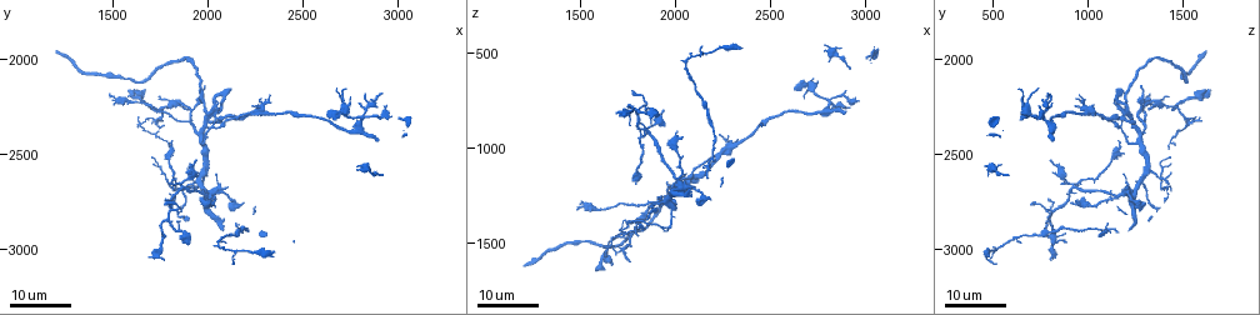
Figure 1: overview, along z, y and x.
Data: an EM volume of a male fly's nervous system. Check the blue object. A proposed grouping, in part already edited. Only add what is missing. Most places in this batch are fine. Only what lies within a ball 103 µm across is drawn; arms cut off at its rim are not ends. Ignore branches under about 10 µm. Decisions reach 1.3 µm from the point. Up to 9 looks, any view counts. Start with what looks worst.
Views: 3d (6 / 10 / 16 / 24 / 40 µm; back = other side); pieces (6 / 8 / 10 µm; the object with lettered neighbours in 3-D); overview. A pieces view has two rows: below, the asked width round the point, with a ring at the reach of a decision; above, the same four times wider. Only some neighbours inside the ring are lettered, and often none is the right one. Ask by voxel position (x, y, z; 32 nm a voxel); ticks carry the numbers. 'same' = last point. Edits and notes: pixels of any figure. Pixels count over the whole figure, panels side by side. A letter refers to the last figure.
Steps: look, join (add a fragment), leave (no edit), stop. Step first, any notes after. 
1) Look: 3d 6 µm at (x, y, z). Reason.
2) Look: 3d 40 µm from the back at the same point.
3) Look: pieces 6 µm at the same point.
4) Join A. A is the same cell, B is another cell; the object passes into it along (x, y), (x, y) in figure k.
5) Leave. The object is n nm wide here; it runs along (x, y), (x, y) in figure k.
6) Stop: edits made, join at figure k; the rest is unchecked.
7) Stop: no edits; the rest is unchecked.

Look: 3d 16 µm at (1710, 3030, 820). Branch stops here.

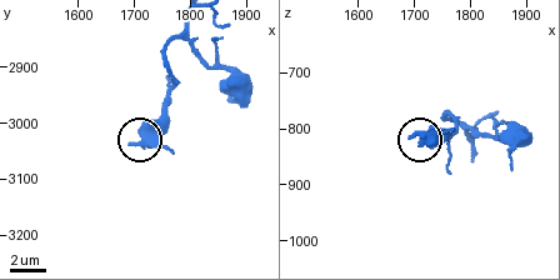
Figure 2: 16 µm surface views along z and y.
Look: pieces 10 µm at (1700, 3040, 810).

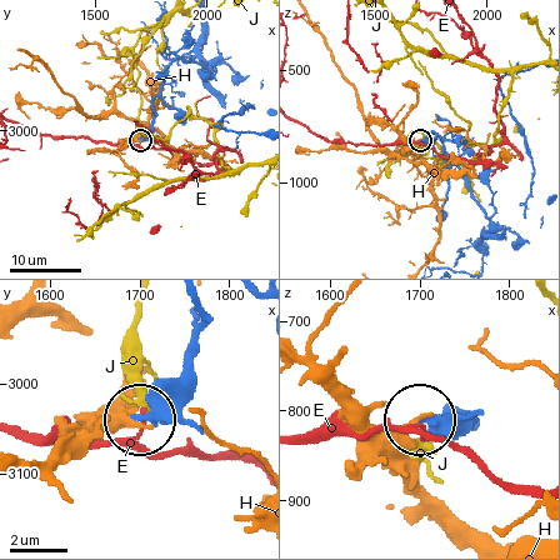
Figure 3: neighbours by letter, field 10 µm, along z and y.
Leave. E, H and J are other cells; it runs along (196, 303), (204, 318), (188, 375), (141, 415) in figure 3; no lettered fragment goes on from it.

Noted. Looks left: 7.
Look: 3d 16 µm at (2340, 3020, 480). End of a long branch.

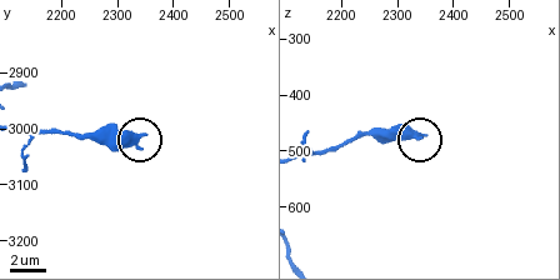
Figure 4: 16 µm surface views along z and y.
Look: pieces 6 µm at (2345, 3030, 475). See the neighbours.

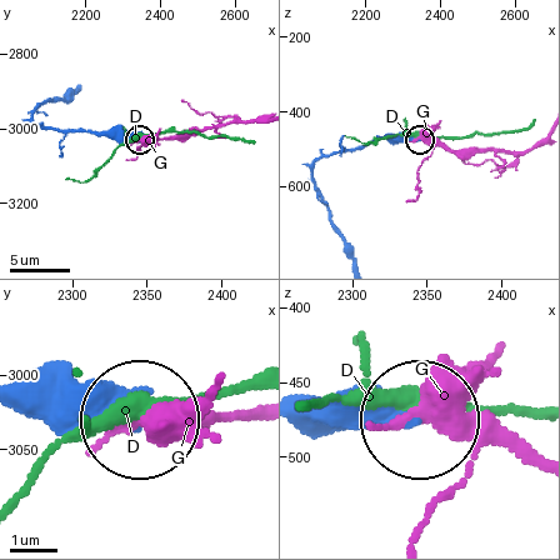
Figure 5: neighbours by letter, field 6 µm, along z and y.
Leave. D and G are other cells; it runs along (61, 98), (43, 103), (34, 121), (136, 139) in figure 5; no lettered fragment goes on from it.

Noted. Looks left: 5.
Look: 3d 16 µm at (1490, 2180, 1310). End of a long branch.

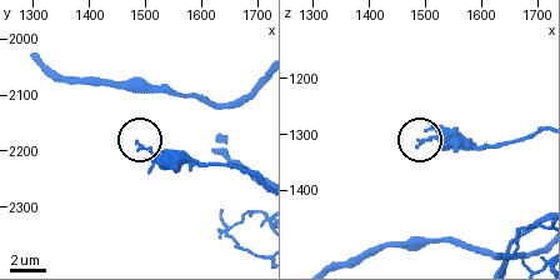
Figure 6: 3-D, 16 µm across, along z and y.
Look: pieces 10 µm at (1495, 2190, 1315).

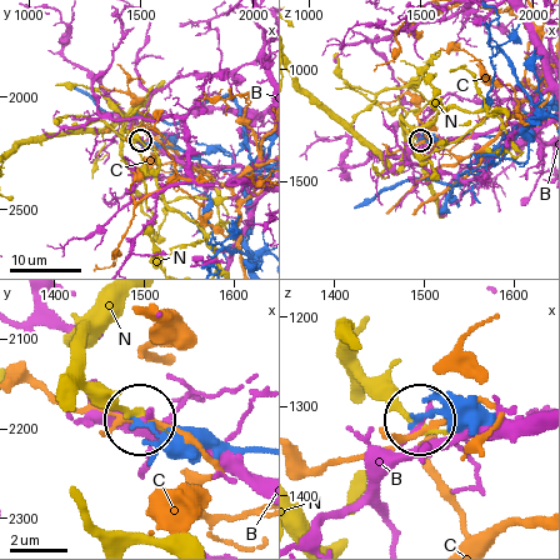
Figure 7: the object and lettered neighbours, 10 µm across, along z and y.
Leave. The object is 160 nm wide here; B, C and N are other cells; no lettered fragment goes on from it.

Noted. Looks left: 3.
Look: 3d 24 µm at (1770, 2770, 700). Branch stops here.

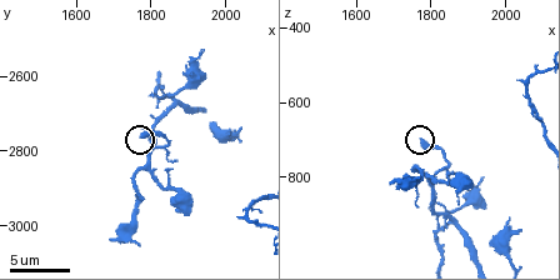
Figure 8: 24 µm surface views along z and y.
Look: pieces 10 µm at (1780, 2760, 700).

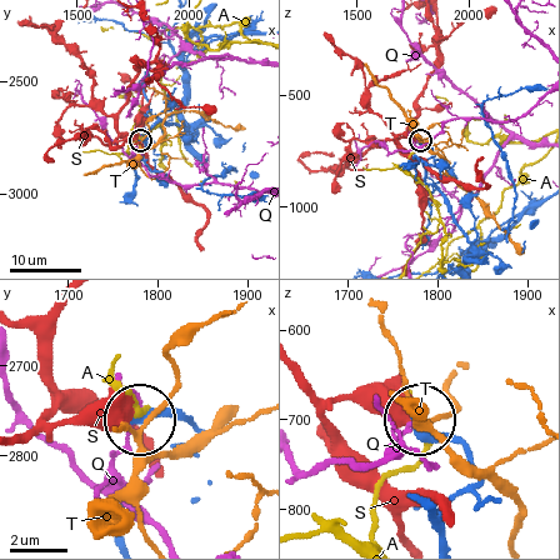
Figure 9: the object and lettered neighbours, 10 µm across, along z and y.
Leave. A, Q, S and T are other cells; it runs along (190, 439), (194, 430), (180, 418), (141, 418) in figure 9; none of them fits.

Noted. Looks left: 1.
Stop: no edits; the rest is unchecked.

